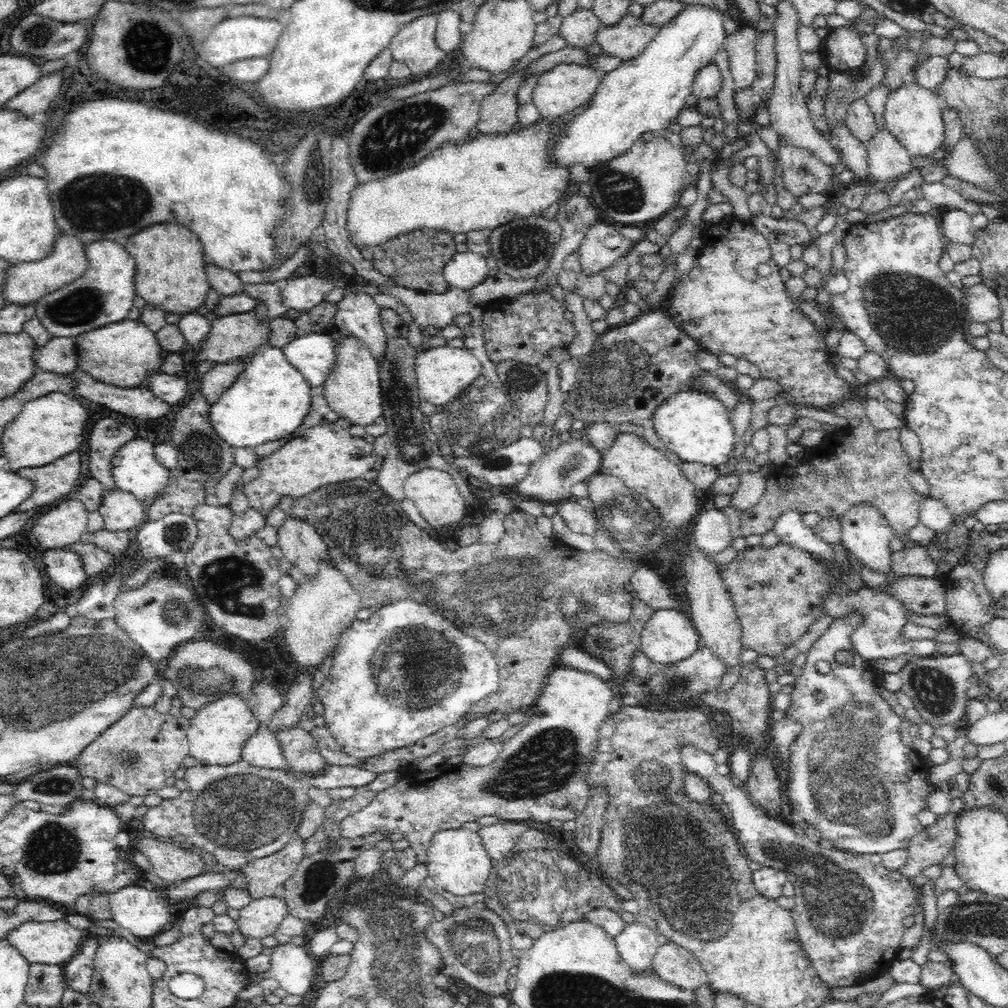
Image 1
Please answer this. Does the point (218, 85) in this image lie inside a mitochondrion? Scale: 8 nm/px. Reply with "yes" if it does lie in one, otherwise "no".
no

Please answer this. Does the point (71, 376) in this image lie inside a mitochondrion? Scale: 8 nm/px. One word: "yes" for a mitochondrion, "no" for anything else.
no

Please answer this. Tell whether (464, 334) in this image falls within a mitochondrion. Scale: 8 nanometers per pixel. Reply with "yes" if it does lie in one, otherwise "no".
no

